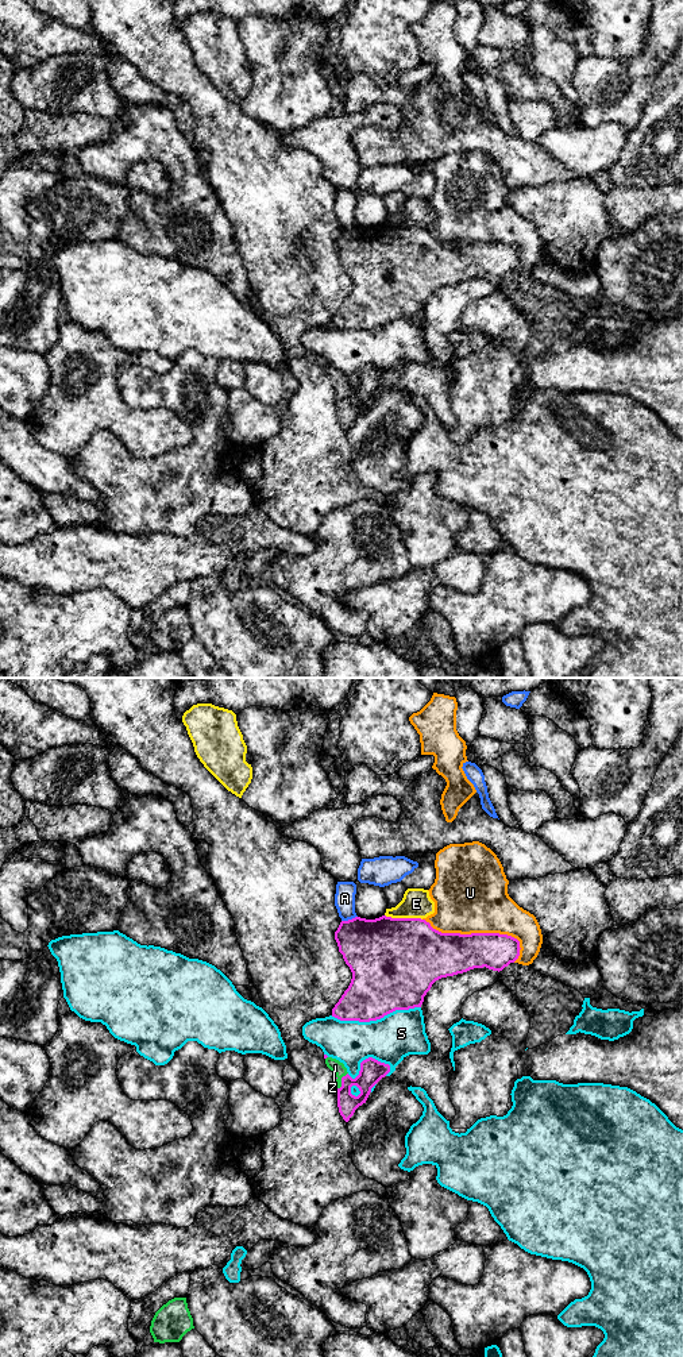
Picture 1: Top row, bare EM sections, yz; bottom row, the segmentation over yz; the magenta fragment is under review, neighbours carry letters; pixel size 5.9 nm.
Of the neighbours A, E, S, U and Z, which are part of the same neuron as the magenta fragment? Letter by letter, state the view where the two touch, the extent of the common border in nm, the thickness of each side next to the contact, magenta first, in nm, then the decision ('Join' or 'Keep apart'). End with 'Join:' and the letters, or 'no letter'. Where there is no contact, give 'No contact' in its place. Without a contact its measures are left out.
A: Touches magenta in yz. Shared border 100 nm. Thickness 380 nm (magenta) against 130 nm. Keep apart
E: Touches magenta in yz. Shared border 220 nm. Thickness 500 nm (magenta) against 180 nm. Keep apart
S: Touches magenta in yz. Shared border 550 nm. Thickness 380 nm (magenta) against 280 nm. Keep apart
U: Touches magenta in yz. Shared border 600 nm. Thickness 260 nm (magenta) against 440 nm. Keep apart
Z: Touches magenta in yz. Shared border 120 nm. Thickness 140 nm (magenta) against 80 nm. Join
Join: Z

